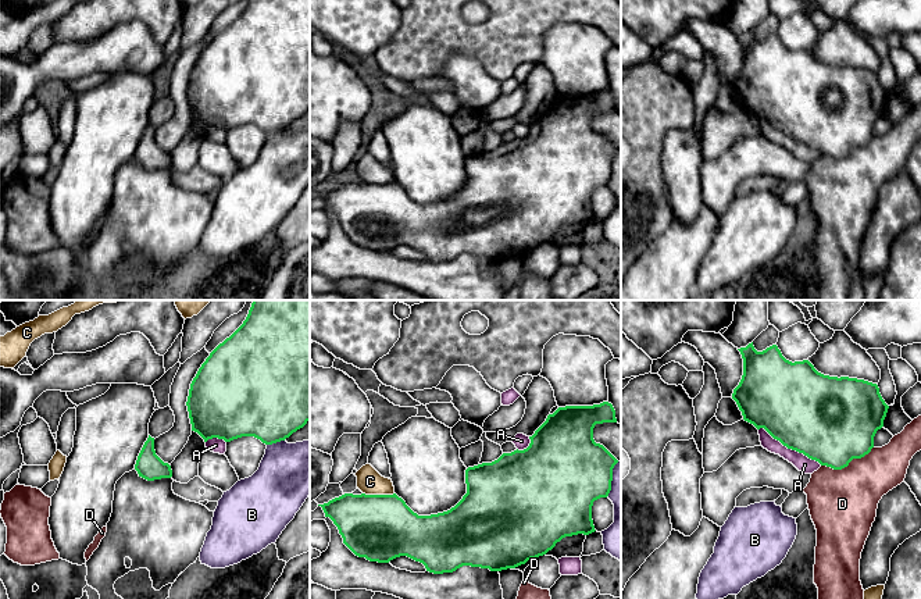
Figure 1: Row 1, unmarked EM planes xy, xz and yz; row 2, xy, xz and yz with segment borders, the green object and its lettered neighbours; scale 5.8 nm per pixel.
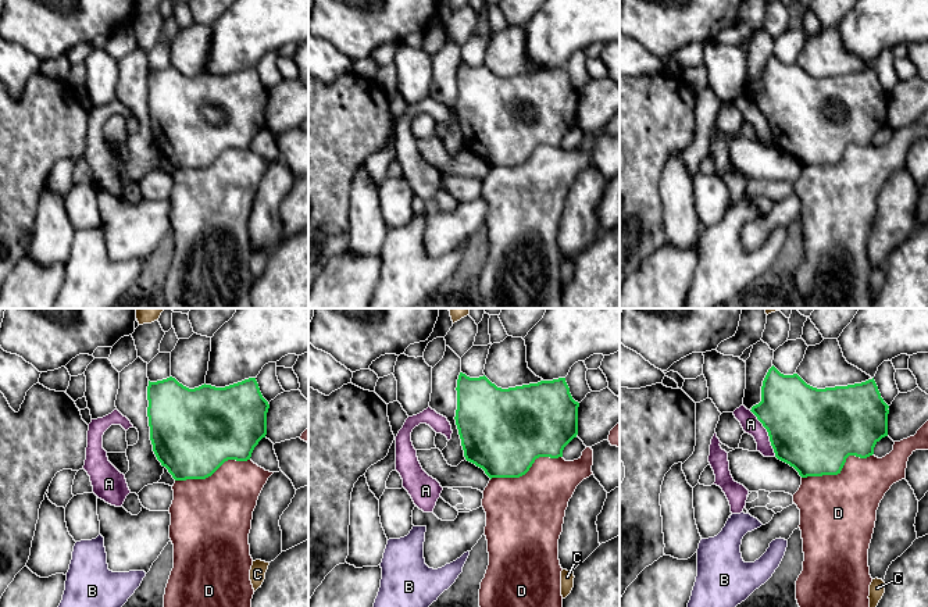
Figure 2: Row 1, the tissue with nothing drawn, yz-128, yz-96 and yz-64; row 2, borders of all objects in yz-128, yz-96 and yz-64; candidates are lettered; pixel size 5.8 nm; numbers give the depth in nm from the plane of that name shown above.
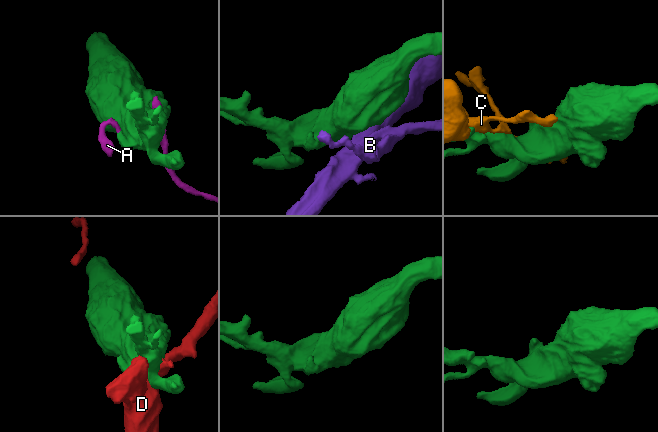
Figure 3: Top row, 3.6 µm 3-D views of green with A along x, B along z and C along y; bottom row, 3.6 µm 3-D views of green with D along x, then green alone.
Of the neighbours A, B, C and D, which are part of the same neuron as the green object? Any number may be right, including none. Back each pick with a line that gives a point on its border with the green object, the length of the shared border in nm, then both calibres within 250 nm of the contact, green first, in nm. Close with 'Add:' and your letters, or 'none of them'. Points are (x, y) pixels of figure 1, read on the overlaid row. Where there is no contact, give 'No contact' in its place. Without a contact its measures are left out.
Add: none of them

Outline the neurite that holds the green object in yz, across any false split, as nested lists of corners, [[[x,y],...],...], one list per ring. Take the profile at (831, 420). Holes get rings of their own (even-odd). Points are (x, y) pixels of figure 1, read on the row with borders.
[[[752,342],[738,350],[743,359],[743,375],[739,385],[733,389],[732,399],[742,411],[745,421],[753,424],[757,429],[764,428],[788,449],[803,453],[821,466],[833,470],[842,470],[853,459],[861,459],[871,452],[874,436],[883,427],[889,409],[877,384],[849,377],[824,375],[808,360],[795,363],[786,360],[777,345],[757,352]]]

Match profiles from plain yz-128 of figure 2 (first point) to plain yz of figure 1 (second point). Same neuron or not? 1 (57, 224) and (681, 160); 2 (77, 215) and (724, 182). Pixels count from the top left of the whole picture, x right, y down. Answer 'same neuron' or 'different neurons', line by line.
1: same neuron
2: same neuron

